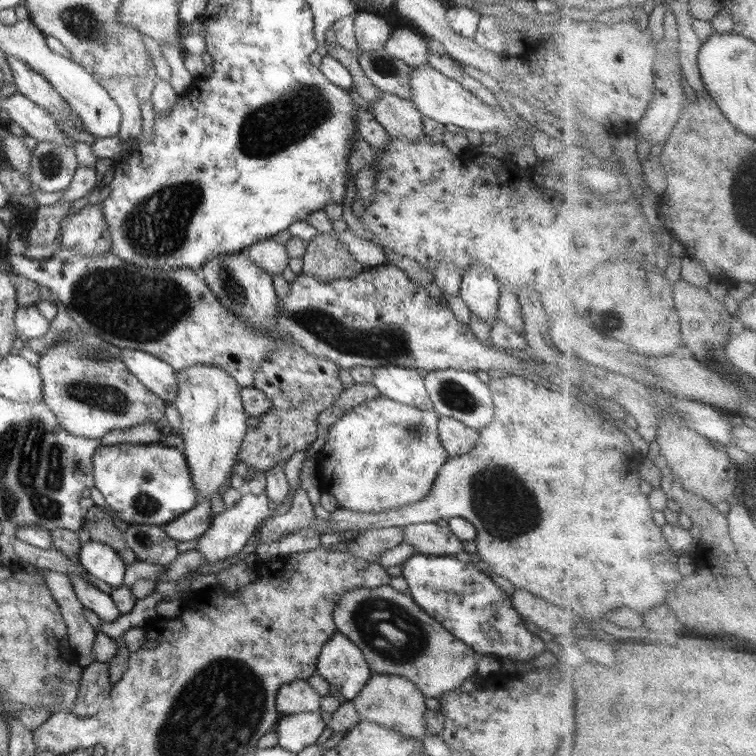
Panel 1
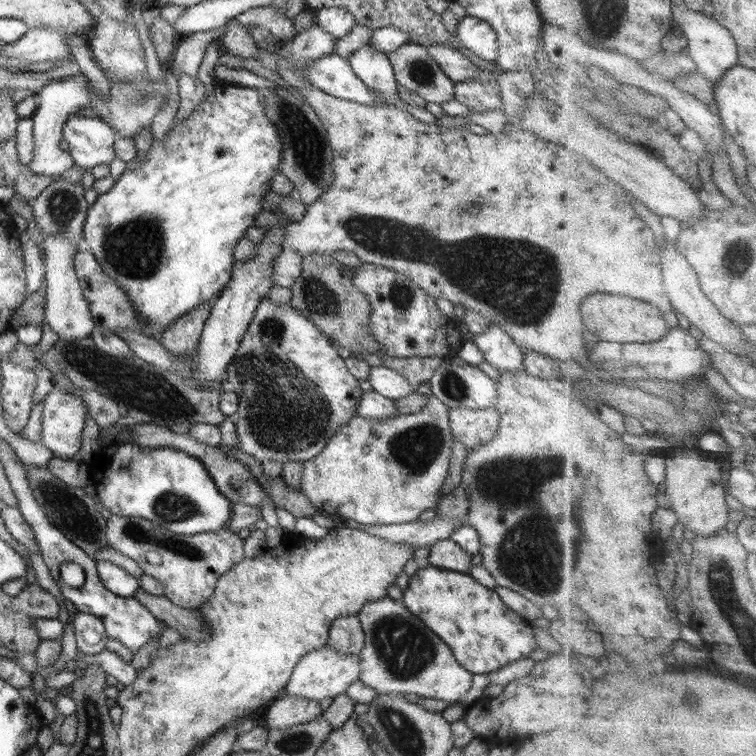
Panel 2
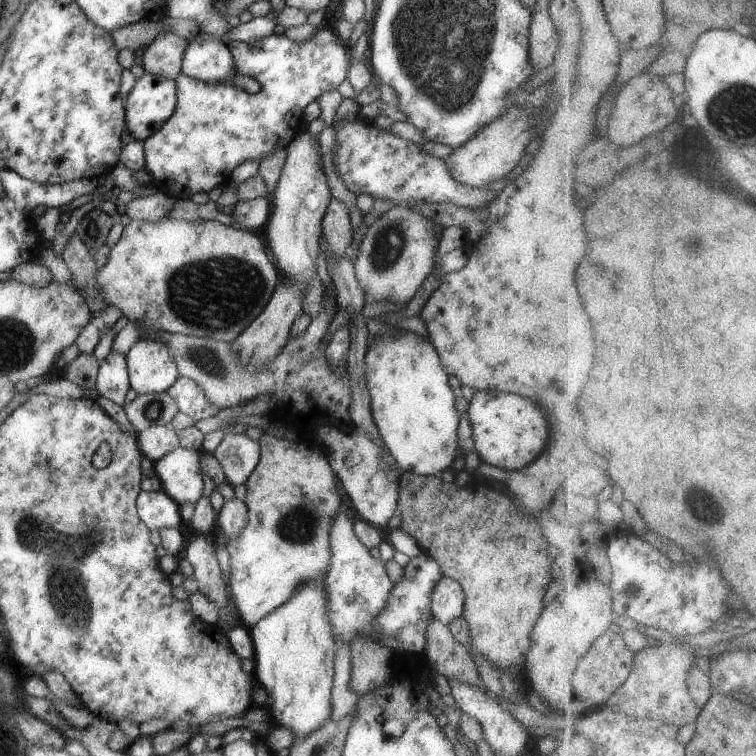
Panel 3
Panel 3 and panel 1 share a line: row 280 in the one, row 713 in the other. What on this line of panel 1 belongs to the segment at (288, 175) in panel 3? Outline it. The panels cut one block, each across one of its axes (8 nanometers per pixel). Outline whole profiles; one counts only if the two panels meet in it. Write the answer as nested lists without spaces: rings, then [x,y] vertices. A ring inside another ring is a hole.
[[[298,712],[279,717],[276,724],[279,747],[298,755],[304,748],[313,746],[326,730],[320,712]]]

